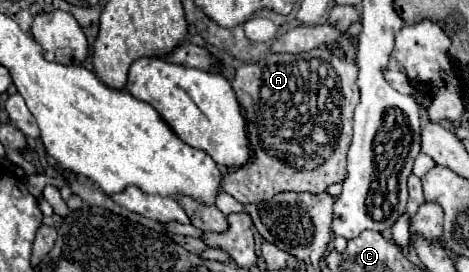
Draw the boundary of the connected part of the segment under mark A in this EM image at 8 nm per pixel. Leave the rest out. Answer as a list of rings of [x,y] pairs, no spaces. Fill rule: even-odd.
[[[314,48],[300,54],[268,54],[256,64],[242,64],[236,70],[232,88],[238,94],[242,108],[246,110],[248,138],[254,150],[254,158],[222,180],[222,190],[232,194],[242,204],[256,204],[272,198],[278,192],[324,192],[330,184],[342,182],[348,174],[346,152],[352,142],[352,114],[358,104],[356,86],[358,66],[354,60],[336,58],[326,48]],[[316,68],[328,68],[332,76],[316,80]]]

